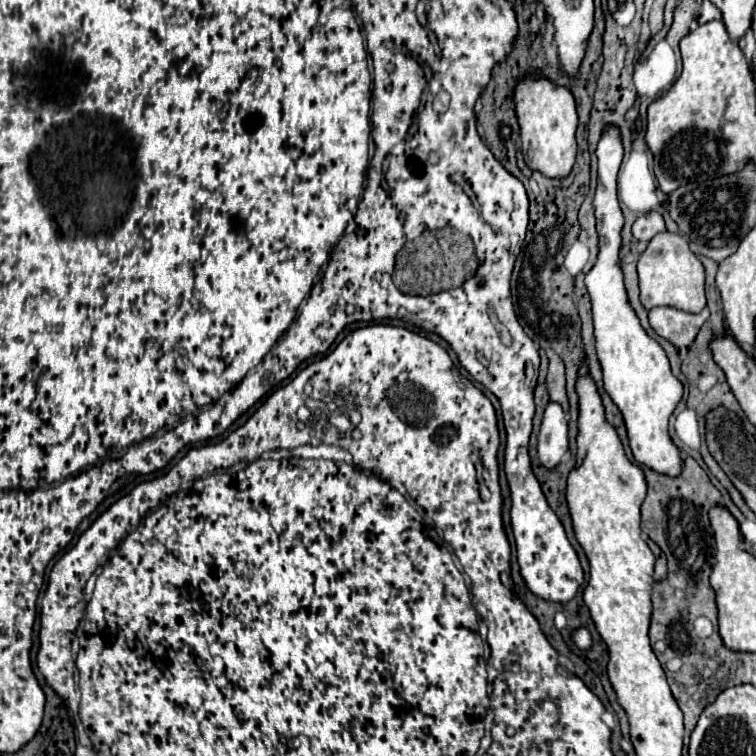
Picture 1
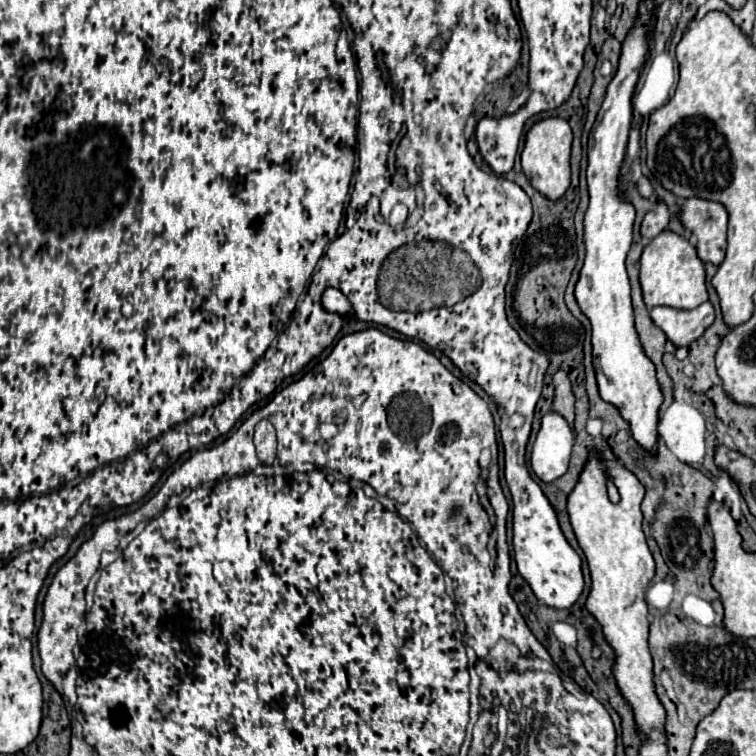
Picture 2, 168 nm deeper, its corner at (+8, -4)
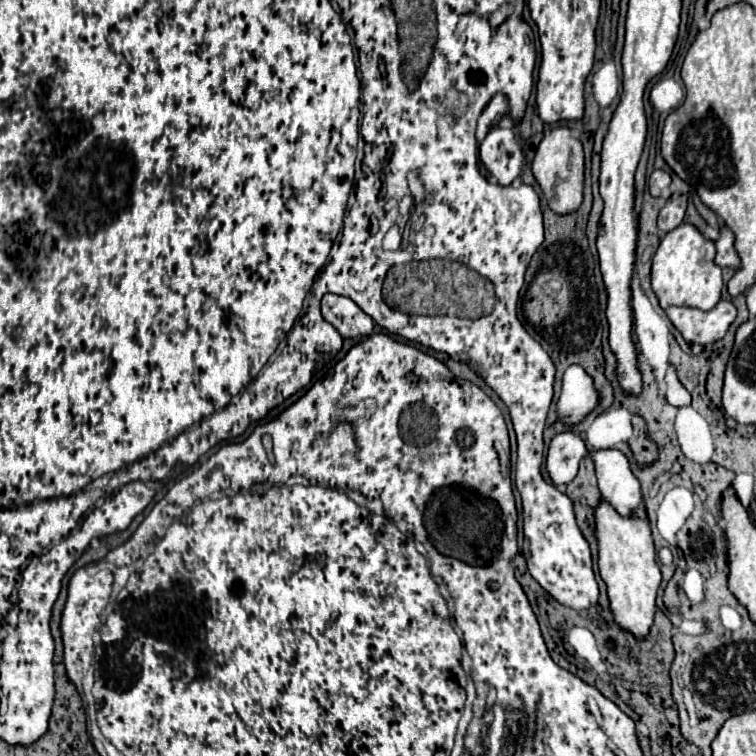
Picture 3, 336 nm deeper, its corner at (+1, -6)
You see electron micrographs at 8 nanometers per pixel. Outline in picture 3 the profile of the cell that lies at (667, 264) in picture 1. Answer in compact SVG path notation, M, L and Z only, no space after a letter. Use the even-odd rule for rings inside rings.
M681 224L679 228L667 232L659 242L651 266L651 286L659 298L661 308L669 306L691 306L699 310L711 310L721 298L723 278L721 268L713 262L715 244L707 240L695 226Z

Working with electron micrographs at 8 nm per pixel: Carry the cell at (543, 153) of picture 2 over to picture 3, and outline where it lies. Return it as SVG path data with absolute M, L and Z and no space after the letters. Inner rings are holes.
M567 126L553 128L549 134L543 136L533 158L533 176L539 182L553 212L567 214L579 208L583 200L583 166L583 146L577 138L571 136L571 130Z

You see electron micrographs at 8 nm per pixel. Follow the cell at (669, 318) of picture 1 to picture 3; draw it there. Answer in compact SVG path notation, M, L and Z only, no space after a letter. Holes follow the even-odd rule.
M721 300L713 310L703 312L697 308L669 306L667 316L689 344L713 344L725 336L733 324L737 310L729 300Z

